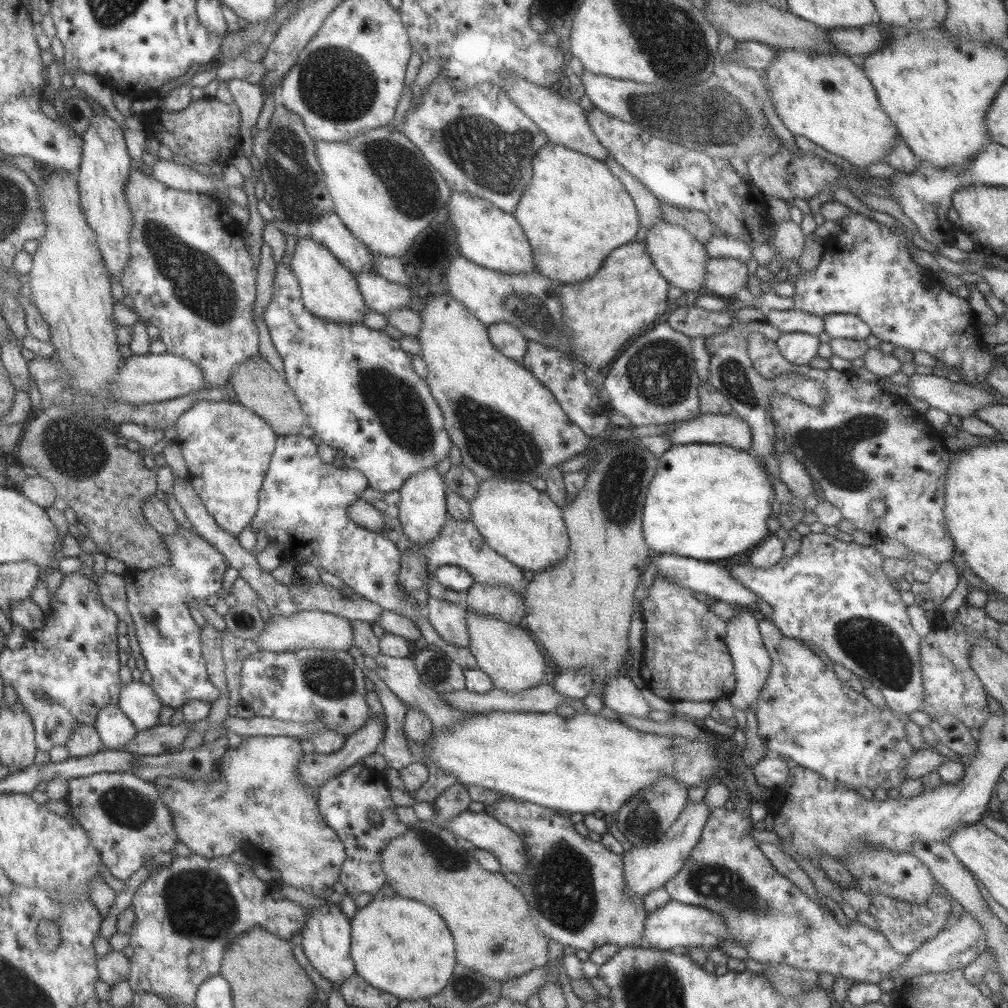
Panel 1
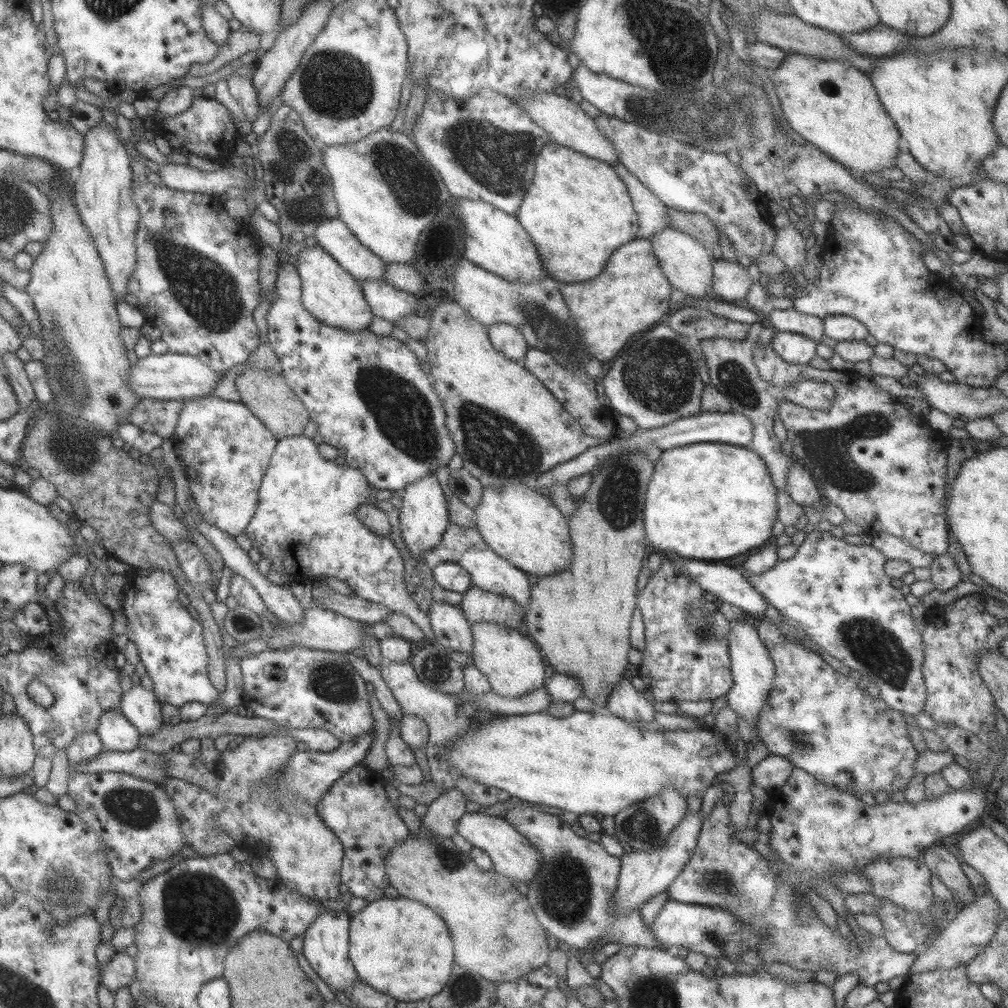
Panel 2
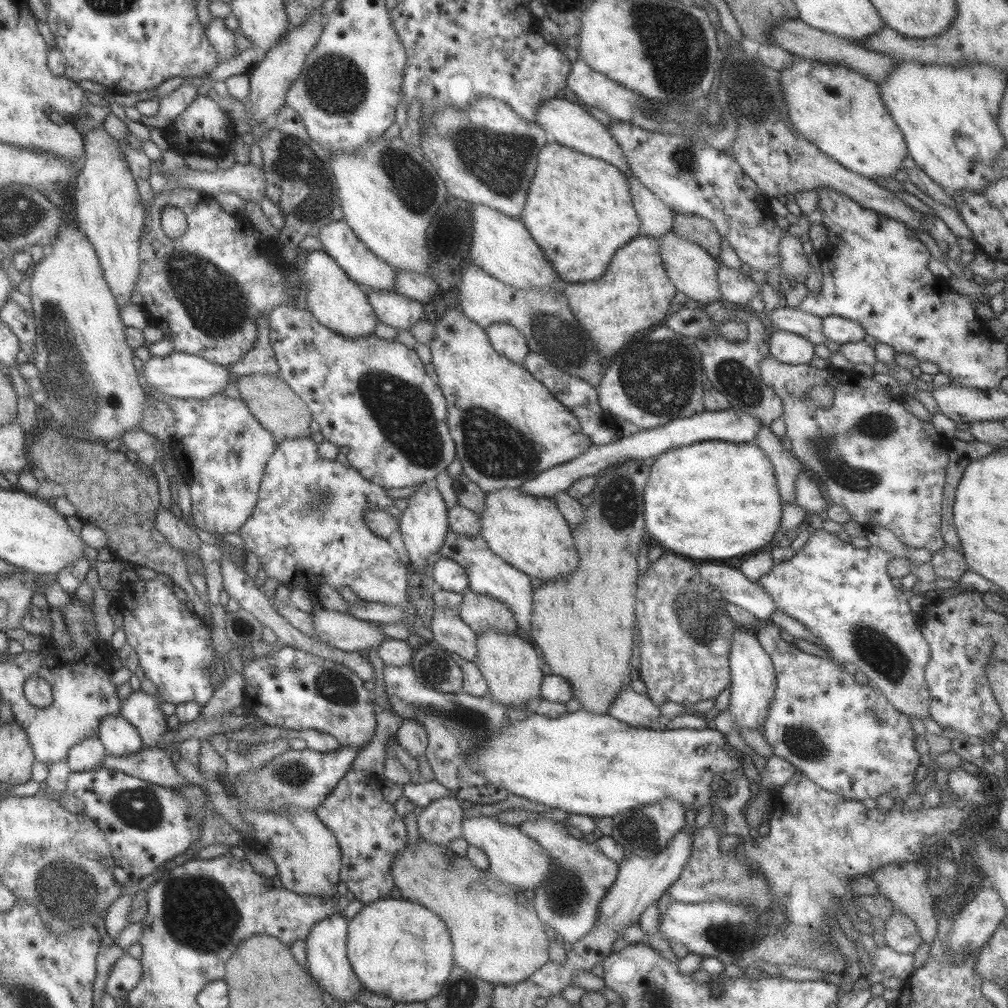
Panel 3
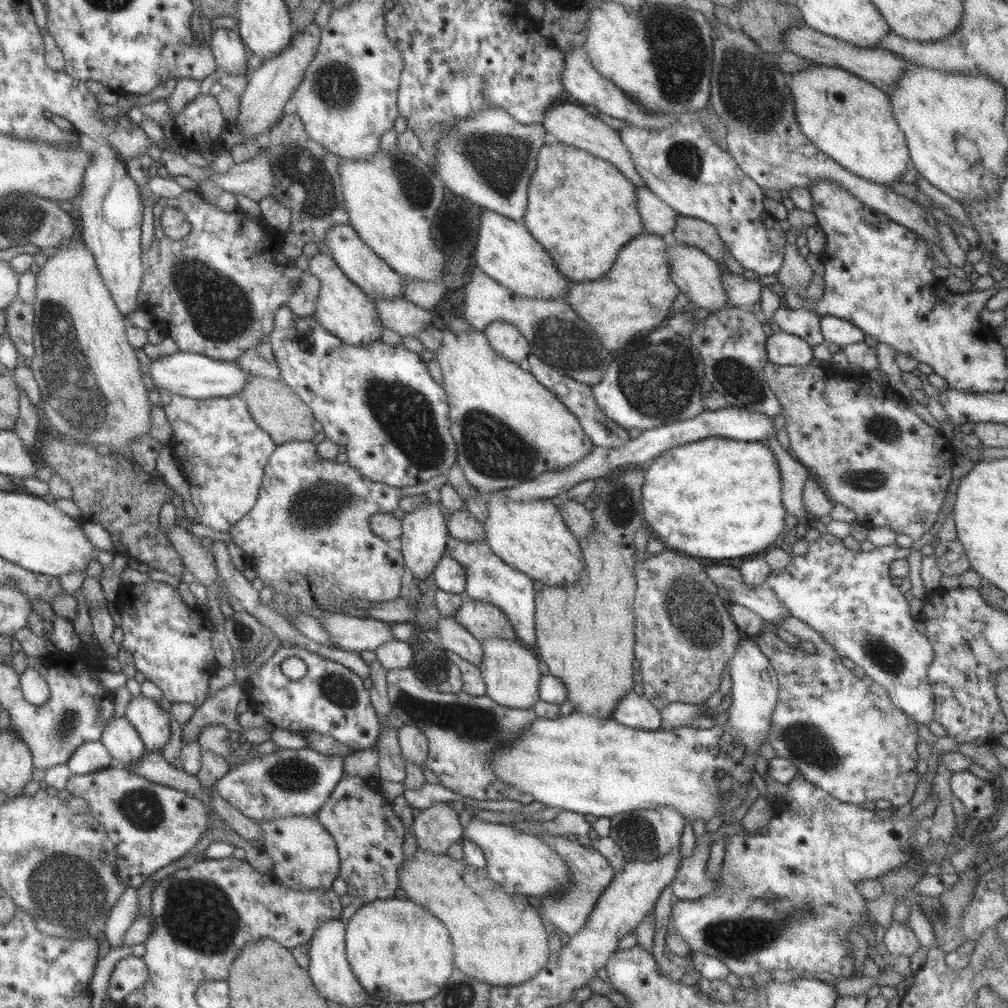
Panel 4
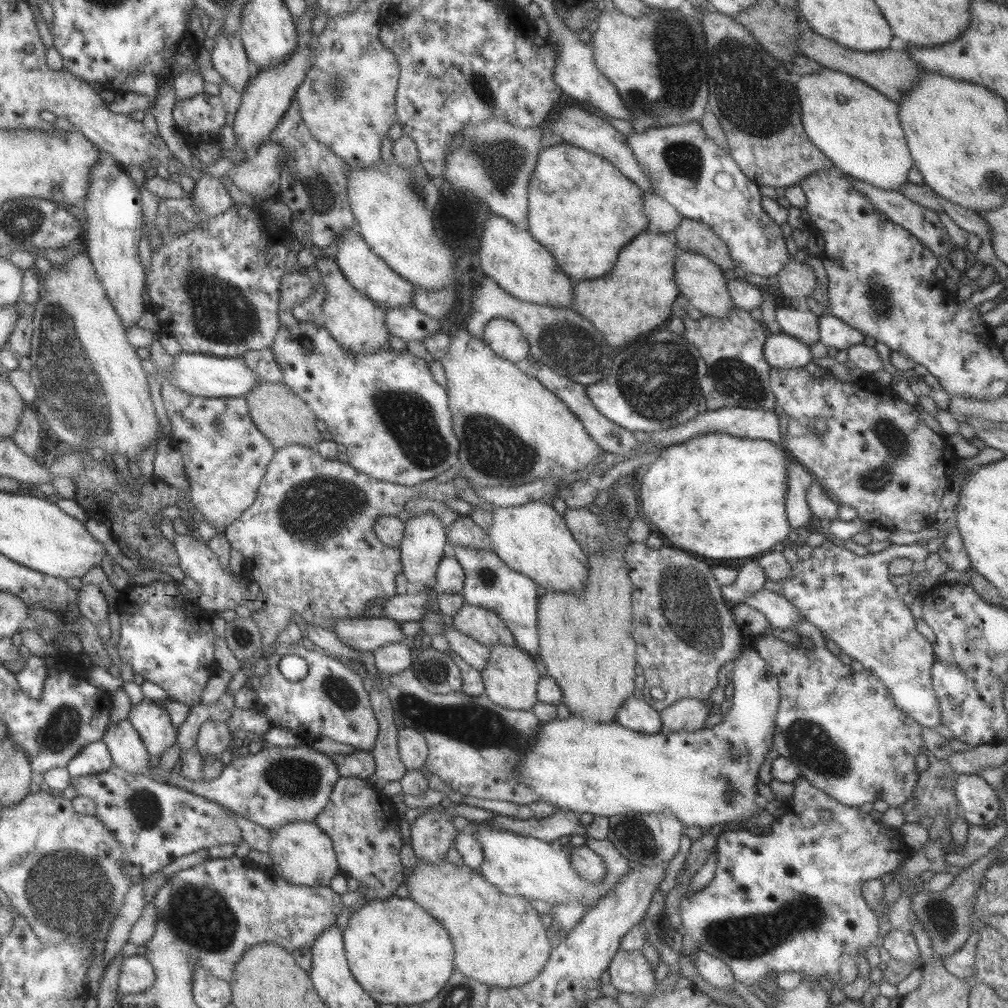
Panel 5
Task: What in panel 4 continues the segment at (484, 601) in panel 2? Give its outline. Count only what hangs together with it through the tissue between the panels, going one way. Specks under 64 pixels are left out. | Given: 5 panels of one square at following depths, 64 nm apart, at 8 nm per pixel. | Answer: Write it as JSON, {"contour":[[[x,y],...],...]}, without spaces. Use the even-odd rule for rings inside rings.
{"contour":[[[464,598],[453,618],[479,642],[489,637],[507,641],[516,639],[515,631],[505,613],[493,604]]]}

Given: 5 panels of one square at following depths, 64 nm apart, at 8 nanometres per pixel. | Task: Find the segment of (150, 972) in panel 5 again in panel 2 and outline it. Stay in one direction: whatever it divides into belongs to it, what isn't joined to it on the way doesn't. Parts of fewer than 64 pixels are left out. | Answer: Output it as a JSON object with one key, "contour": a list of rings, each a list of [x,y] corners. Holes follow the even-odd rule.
{"contour":[[[117,951],[115,955],[103,963],[99,968],[99,982],[113,994],[122,986],[129,986],[135,975],[133,957],[124,951]]]}

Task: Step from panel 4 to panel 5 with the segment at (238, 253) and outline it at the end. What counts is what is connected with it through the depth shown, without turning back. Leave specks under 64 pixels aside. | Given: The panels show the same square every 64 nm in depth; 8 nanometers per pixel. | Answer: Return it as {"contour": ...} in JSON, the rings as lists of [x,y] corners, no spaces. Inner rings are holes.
{"contour":[[[191,196],[159,199],[155,226],[160,237],[160,246],[151,251],[149,269],[144,272],[144,291],[151,299],[148,309],[165,326],[165,330],[161,332],[173,336],[183,352],[235,358],[247,351],[271,348],[273,335],[277,334],[278,327],[280,281],[283,276],[291,274],[307,274],[306,278],[310,279],[309,283],[312,285],[309,296],[292,306],[292,316],[299,322],[320,322],[325,293],[320,273],[314,270],[314,266],[309,266],[308,269],[301,267],[295,255],[288,252],[286,241],[290,232],[285,226],[277,226],[258,209],[251,210],[247,205],[233,203],[229,210],[209,217],[207,227],[199,227],[194,233],[191,231],[183,235],[173,235],[167,228],[167,217],[173,213],[183,216],[187,222],[197,222]]]}

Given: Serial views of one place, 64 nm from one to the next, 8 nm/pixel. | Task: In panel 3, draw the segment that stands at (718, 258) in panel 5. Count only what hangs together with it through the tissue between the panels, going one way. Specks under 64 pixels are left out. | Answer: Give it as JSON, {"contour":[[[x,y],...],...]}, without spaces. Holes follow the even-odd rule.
{"contour":[[[674,213],[671,230],[676,236],[686,238],[701,246],[709,255],[717,259],[721,236],[716,232],[713,223],[697,215]]]}

